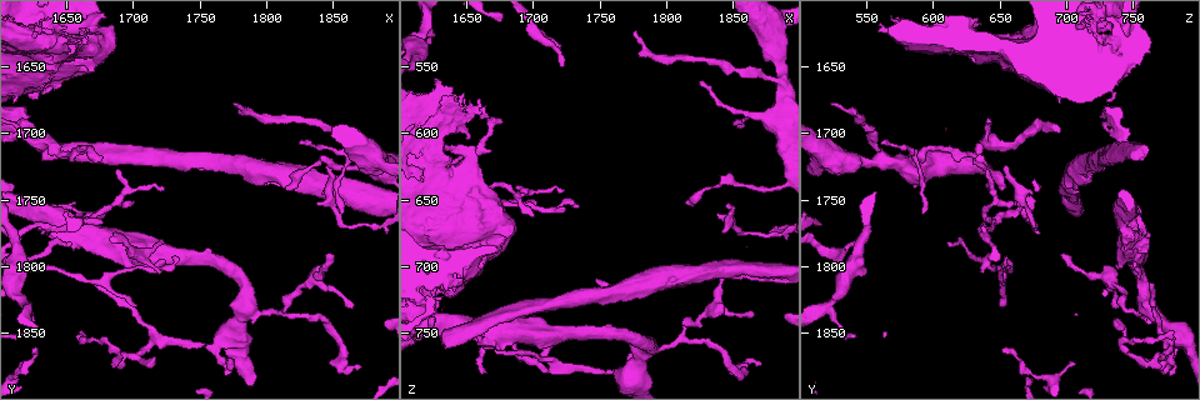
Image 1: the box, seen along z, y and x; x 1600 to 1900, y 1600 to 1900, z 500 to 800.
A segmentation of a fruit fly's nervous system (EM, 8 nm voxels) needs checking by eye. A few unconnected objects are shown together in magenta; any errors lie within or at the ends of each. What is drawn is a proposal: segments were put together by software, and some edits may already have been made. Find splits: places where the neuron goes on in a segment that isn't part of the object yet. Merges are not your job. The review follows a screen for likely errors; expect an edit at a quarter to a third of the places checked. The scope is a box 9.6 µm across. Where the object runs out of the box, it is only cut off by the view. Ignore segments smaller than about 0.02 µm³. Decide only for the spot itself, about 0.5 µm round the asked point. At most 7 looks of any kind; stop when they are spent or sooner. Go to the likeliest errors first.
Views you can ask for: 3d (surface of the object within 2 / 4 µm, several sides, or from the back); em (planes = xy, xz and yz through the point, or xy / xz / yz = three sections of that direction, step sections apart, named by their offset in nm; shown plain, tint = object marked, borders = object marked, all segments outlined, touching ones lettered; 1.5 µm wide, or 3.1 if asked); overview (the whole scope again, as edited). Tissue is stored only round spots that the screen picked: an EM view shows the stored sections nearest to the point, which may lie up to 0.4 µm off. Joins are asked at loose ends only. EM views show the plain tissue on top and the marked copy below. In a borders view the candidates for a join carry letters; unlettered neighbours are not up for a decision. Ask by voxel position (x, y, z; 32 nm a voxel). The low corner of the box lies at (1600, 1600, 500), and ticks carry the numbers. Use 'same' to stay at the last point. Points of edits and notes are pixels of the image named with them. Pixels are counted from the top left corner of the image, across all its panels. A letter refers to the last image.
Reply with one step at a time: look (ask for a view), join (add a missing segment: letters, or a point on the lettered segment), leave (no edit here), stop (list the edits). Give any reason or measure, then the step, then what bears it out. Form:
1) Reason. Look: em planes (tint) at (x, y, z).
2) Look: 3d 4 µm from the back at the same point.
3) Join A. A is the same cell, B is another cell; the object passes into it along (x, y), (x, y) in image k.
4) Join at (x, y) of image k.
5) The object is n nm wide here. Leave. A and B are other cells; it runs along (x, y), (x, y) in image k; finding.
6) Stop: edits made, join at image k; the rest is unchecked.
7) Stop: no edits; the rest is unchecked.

Stops while still wide. Look: 3d 4 µm at (1630, 1718, 758).

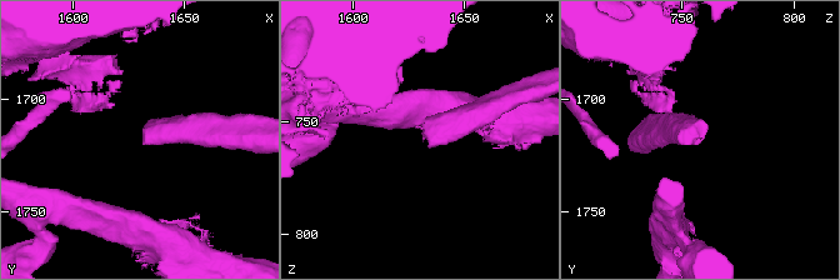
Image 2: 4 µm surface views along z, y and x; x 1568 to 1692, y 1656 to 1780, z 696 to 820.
Shape alone is not enough. Look: em planes (borders) at (1632, 1717, 758).

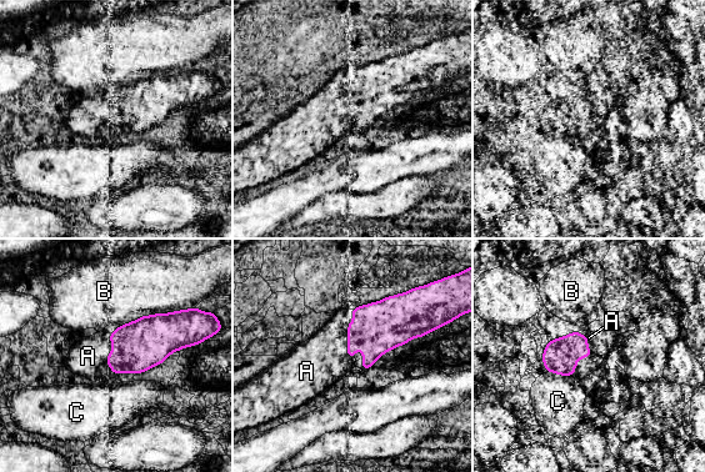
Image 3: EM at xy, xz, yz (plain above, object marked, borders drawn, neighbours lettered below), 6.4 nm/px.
Join A. A is the same cell, B and C are other cells; the neuron continues.

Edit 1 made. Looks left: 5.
Tapers out. Look: 3d 4 µm at (1676, 1722, 590).

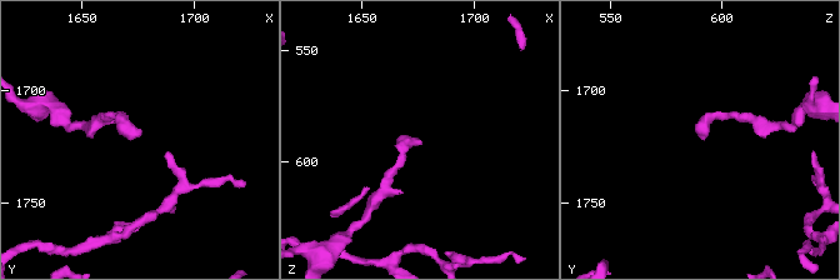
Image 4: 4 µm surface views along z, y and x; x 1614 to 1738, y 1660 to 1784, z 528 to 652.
Shape alone is not enough. Look: em planes (borders) at (1676, 1721, 591).

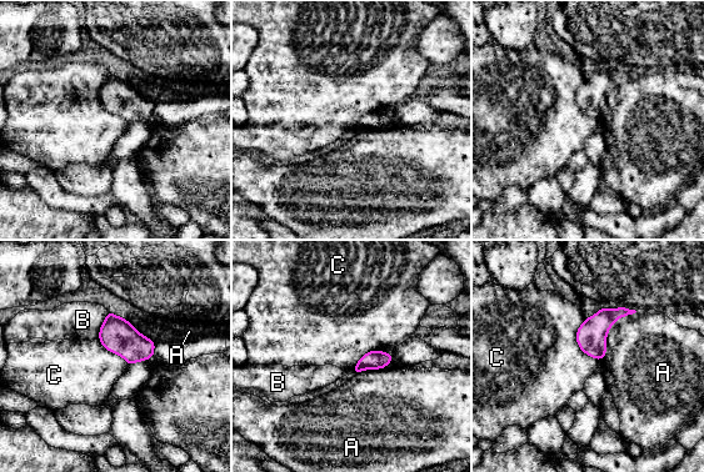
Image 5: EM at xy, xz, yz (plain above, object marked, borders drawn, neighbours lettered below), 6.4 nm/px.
The longest contact is with A, 360 nm. Leave. A, B and C are other cells; a border runs along (637, 311), (610, 327), (604, 355) in image 5; no lettered segment goes on from it.

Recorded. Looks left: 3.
Free end. Look: em xz step 4 (borders) at (1666, 1854, 778).

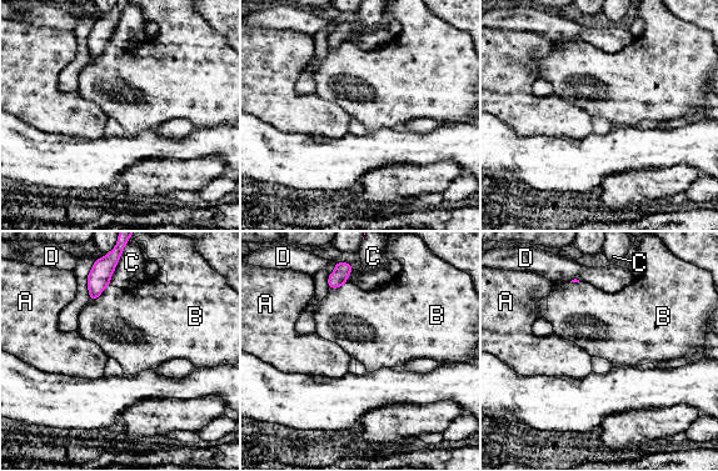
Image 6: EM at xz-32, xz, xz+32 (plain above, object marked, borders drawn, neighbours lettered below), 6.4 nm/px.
Look: em planes (borders) at the same point.

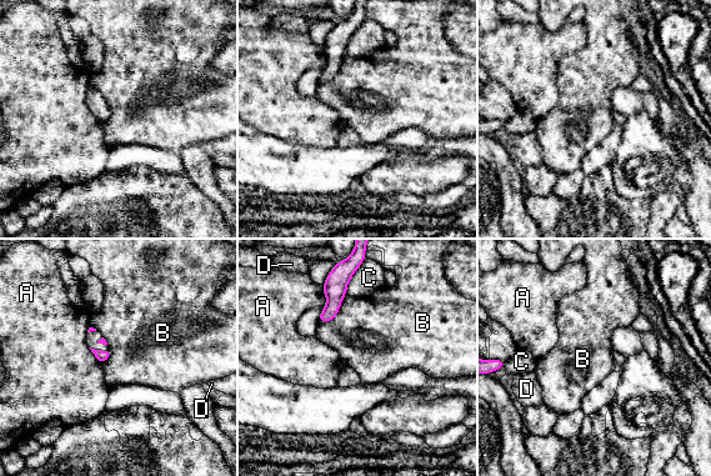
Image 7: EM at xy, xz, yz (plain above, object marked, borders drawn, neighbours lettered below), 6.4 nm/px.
The object is 100 nm wide here. Leave. A, B, C and D are other cells; a border runs along (345, 294), (339, 311), (319, 322) in image 7; no lettered segment goes on from it.

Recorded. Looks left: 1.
Stop: edits made, join at image 3; the rest is unchecked.

